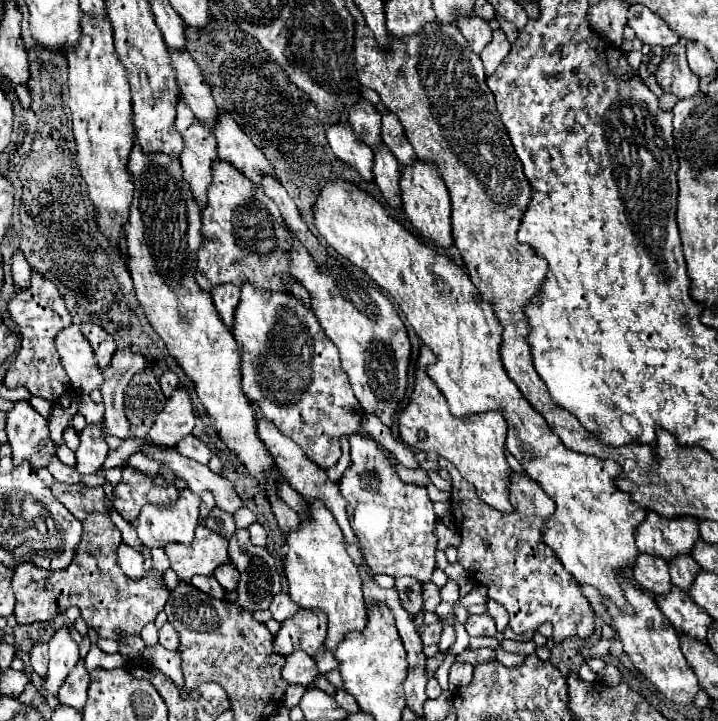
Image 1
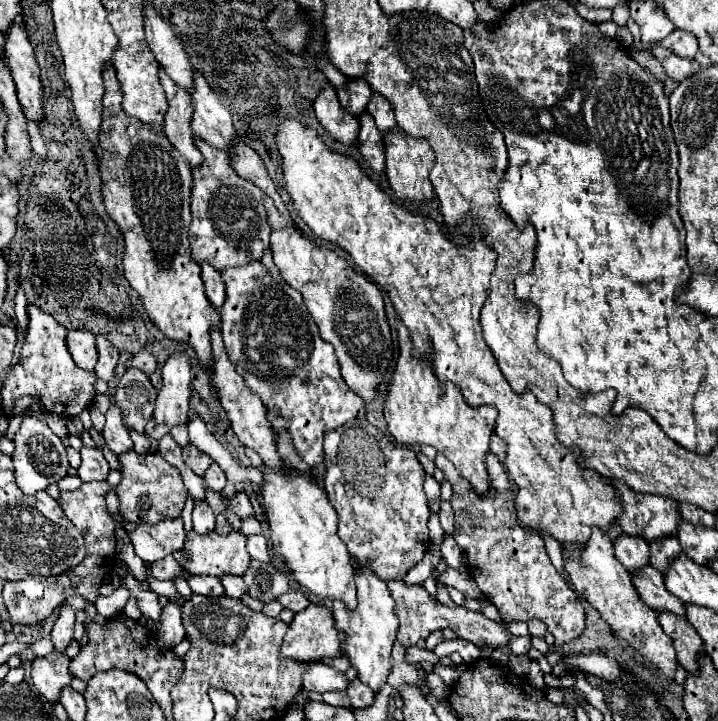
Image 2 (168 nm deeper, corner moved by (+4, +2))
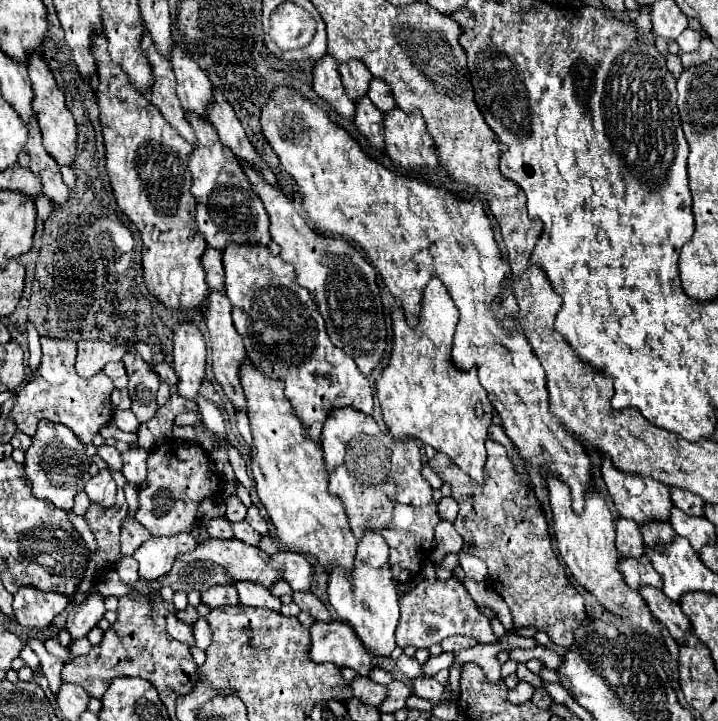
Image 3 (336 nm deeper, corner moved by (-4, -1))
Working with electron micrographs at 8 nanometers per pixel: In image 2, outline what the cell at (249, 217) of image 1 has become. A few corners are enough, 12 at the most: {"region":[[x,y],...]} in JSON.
{"region":[[194,142],[192,258],[216,270],[270,248],[262,190]]}

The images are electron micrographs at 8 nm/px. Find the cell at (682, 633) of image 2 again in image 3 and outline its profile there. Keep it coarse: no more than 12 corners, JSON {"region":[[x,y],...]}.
{"region":[[642,587],[640,595],[654,617],[684,643],[690,619],[660,589]]}

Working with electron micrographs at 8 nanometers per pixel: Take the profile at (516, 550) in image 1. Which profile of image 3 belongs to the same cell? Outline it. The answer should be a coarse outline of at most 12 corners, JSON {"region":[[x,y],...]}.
{"region":[[486,441],[484,485],[428,461],[516,629],[570,649],[584,599],[540,503]]}

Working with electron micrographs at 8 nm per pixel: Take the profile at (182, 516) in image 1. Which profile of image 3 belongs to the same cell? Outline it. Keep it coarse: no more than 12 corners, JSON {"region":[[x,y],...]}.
{"region":[[188,533],[148,539],[134,553],[140,577],[166,575],[196,541]]}

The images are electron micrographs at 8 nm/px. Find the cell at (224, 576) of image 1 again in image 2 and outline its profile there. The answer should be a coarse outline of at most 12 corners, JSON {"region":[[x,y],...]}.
{"region":[[222,576],[226,596],[240,600],[248,594],[242,576]]}

